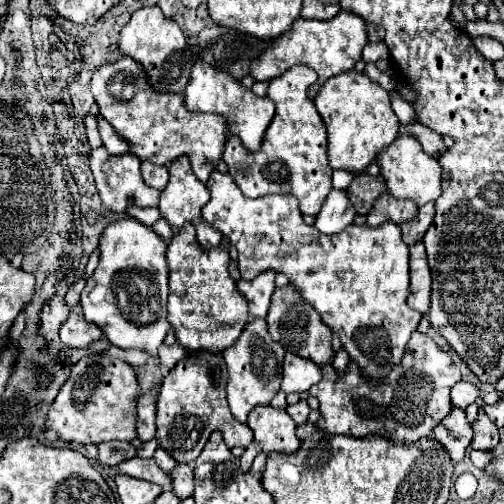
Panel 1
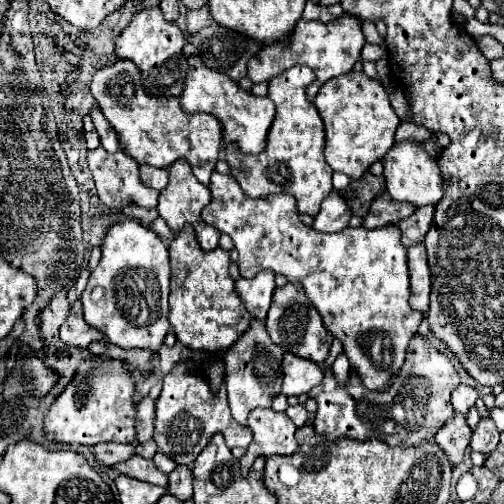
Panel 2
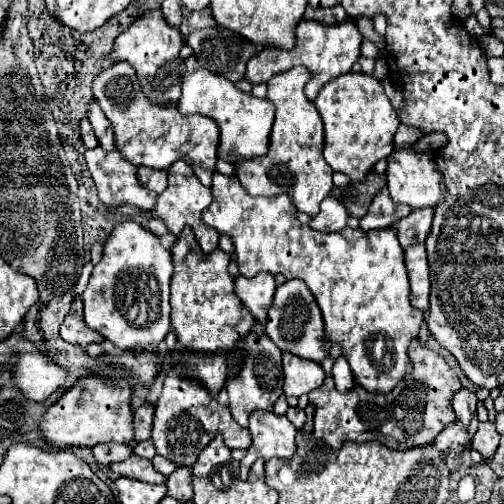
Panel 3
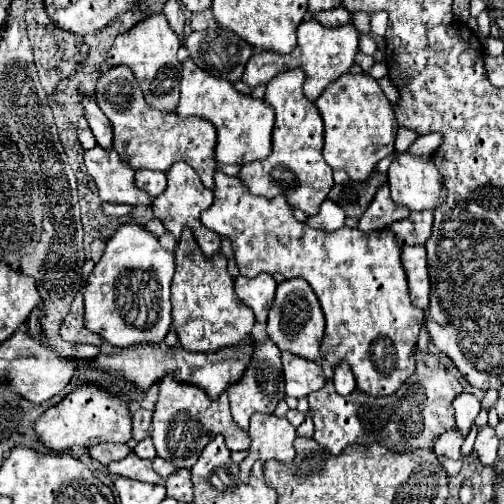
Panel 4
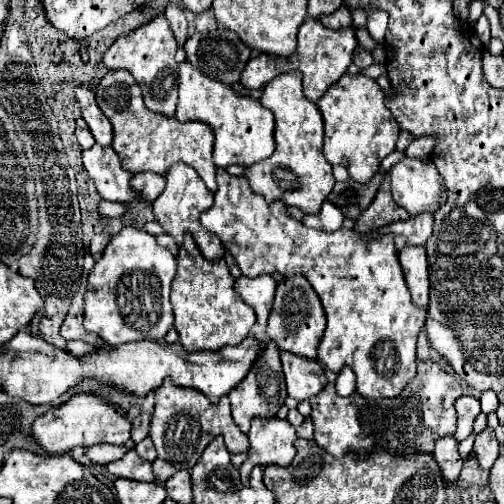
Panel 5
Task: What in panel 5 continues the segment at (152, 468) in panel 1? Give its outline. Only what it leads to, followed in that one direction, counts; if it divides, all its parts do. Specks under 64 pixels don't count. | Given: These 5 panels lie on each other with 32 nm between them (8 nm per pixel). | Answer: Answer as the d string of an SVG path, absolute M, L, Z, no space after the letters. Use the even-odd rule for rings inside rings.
M128 450L124 454L124 458L114 460L110 464L106 464L108 474L116 476L116 478L128 478L128 480L140 480L140 482L156 482L154 474L152 474L152 464L142 460L136 450Z

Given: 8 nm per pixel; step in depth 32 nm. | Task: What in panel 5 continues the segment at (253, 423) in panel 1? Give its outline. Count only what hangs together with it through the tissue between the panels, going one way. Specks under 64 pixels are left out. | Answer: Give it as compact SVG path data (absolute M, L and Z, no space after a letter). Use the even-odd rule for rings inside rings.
M254 418L248 432L250 450L240 468L240 480L248 486L254 466L266 468L268 464L288 466L296 454L296 428L280 418Z

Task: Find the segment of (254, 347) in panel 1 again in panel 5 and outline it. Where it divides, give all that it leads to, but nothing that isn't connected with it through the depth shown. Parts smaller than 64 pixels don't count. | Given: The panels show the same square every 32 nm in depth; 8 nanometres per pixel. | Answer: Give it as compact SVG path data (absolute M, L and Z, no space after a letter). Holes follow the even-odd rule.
M268 342L266 350L260 354L260 358L254 362L252 370L248 372L248 376L240 382L238 388L234 388L228 398L232 402L232 416L236 420L236 424L240 426L242 432L250 430L250 422L252 418L274 418L276 412L280 410L280 406L284 404L288 392L286 392L286 382L284 382L284 374L282 374L282 366L280 366L280 350L274 342Z

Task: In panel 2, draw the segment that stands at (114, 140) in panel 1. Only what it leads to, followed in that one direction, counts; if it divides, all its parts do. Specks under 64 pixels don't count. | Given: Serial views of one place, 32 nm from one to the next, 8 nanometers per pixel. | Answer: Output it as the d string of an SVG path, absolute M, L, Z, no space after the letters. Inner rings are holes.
M94 104L94 110L90 112L90 118L94 122L94 128L96 128L98 136L100 136L100 146L106 152L118 152L120 150L120 144L118 144L118 138L116 138L116 132L108 124L108 120L104 118L104 114L98 110L98 104Z

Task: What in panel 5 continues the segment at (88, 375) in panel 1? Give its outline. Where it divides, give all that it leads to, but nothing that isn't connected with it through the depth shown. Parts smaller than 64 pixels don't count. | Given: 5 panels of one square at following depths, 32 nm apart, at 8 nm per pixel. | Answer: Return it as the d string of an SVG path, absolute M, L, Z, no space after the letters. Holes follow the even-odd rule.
M76 394L60 408L50 408L46 414L34 420L32 438L48 454L66 454L76 446L94 446L94 444L124 444L130 438L130 420L128 416L106 404L94 394Z

